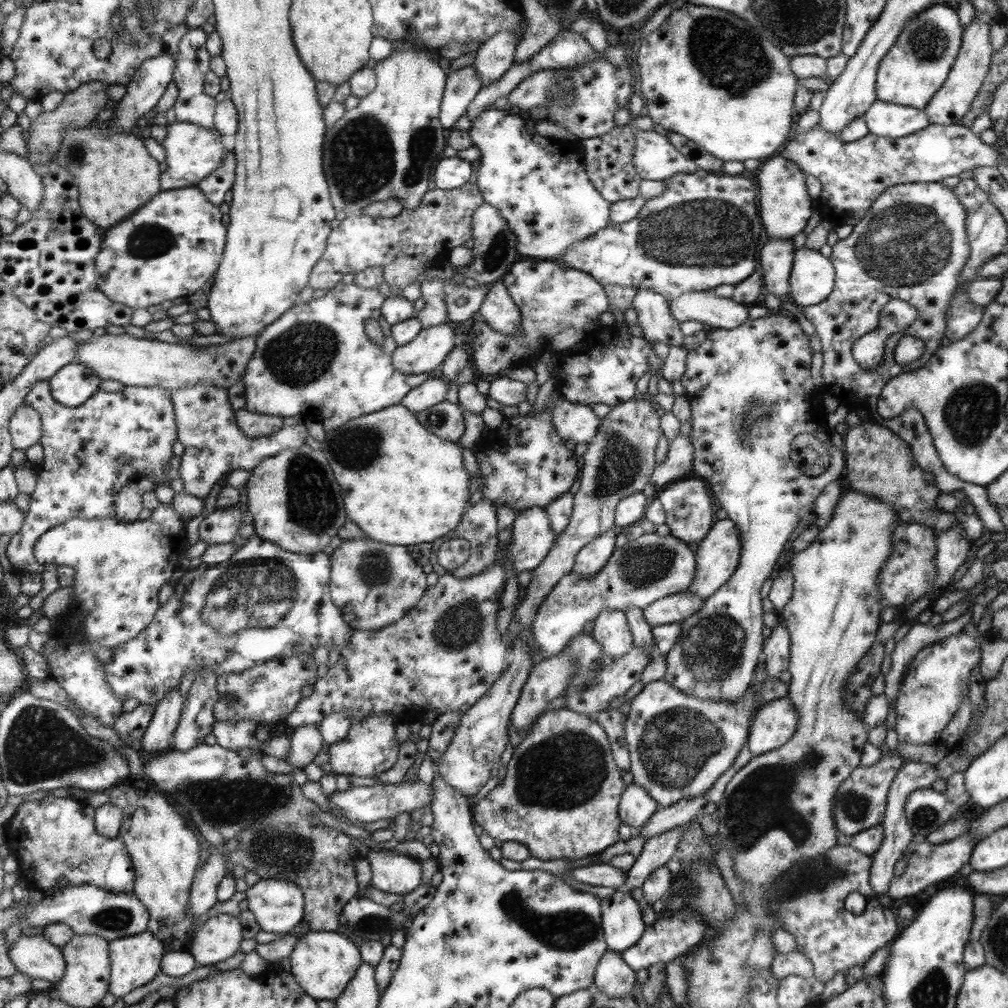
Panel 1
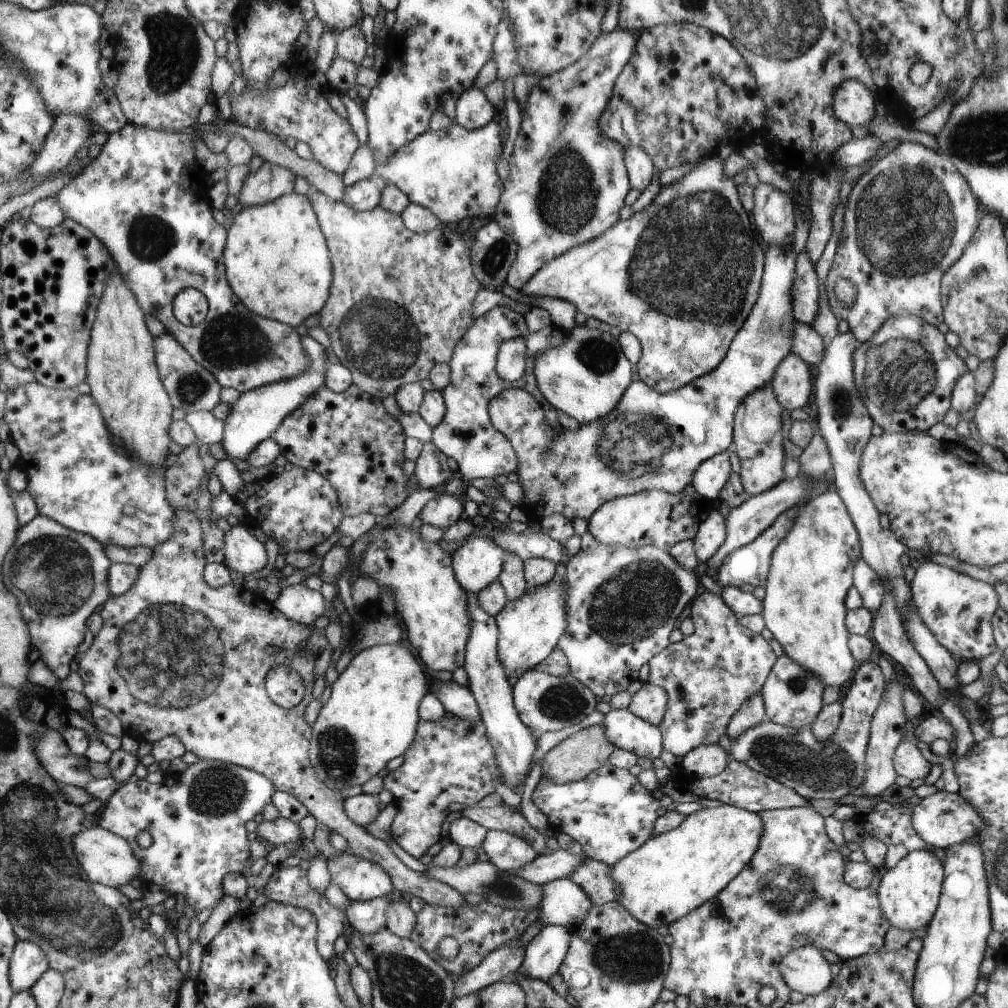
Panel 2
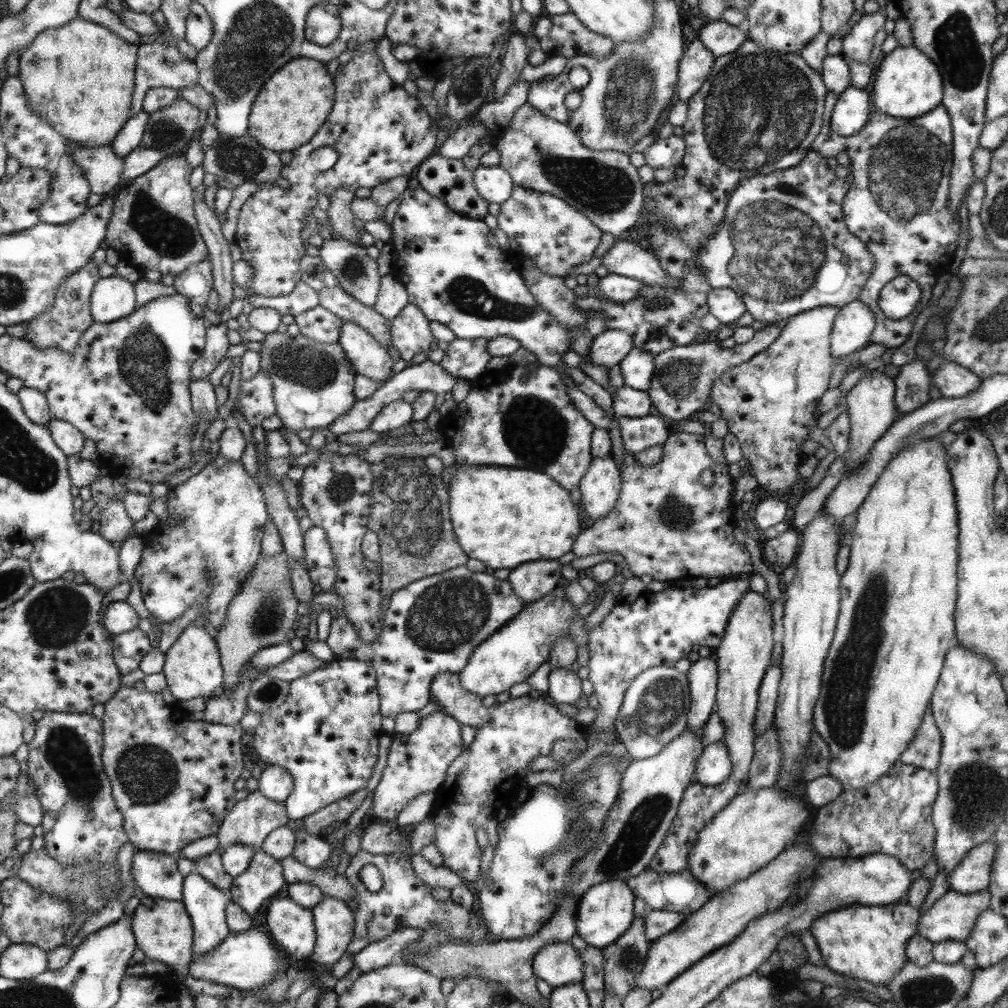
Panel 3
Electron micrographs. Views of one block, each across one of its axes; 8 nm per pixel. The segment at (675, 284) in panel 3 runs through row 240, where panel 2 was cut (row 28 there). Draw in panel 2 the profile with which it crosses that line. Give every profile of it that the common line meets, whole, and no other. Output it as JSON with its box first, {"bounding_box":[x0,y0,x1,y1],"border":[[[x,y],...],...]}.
{"bounding_box":[492,26,641,290],"border":[[[620,26],[600,34],[583,57],[558,73],[540,80],[527,102],[519,104],[524,110],[521,127],[509,159],[510,170],[504,181],[505,192],[492,218],[514,237],[518,245],[516,258],[504,284],[516,290],[521,289],[544,263],[577,244],[600,236],[620,220],[620,208],[624,206],[624,198],[631,189],[625,147],[603,133],[600,118],[614,92],[615,81],[634,54],[641,36],[641,31]]]}

